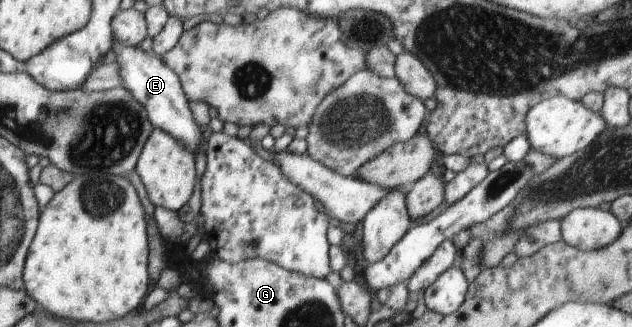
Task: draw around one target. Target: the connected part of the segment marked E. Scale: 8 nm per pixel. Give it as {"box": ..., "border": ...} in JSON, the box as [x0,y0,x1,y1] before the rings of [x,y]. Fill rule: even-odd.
{"box":[112,38,207,154],"border":[[[113,38],[112,50],[116,54],[116,62],[122,78],[121,86],[134,96],[134,100],[138,100],[144,106],[153,128],[168,132],[192,154],[206,147],[207,130],[196,124],[178,75],[162,62],[161,57],[152,51],[144,52],[139,46],[126,46],[116,38]]]}

